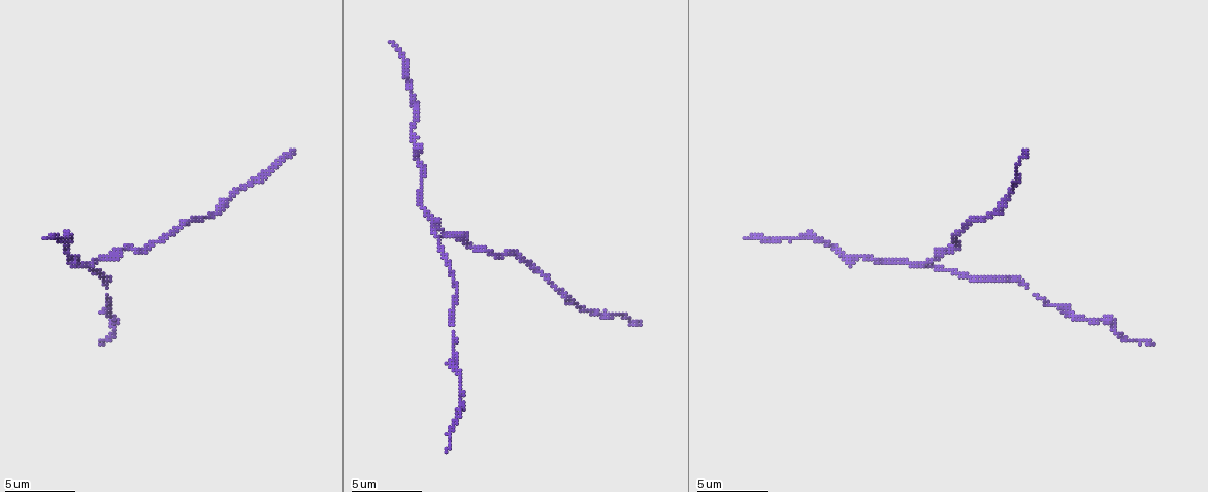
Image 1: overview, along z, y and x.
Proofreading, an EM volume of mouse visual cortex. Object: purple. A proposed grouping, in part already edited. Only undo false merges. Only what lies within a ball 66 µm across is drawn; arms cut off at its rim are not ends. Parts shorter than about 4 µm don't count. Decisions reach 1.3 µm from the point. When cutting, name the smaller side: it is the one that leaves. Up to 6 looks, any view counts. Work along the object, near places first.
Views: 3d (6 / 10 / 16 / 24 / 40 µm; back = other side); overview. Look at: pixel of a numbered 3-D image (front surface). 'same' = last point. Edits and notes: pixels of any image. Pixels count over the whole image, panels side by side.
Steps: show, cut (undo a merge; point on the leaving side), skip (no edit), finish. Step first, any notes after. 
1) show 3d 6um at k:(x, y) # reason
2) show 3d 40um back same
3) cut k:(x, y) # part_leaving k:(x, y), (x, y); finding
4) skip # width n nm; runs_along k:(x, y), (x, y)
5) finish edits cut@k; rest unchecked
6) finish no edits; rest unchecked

show 3d 6um at 1:(230, 199) # sudden change in width

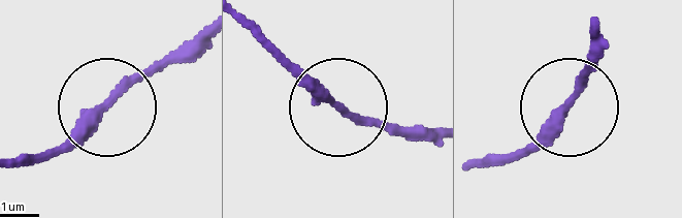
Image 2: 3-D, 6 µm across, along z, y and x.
skip # runs_along 2:(9, 167), (78, 137), (184, 42); continuous, no second neuron

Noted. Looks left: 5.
show 3d 10um at 1:(1071, 312) # thick turns thin

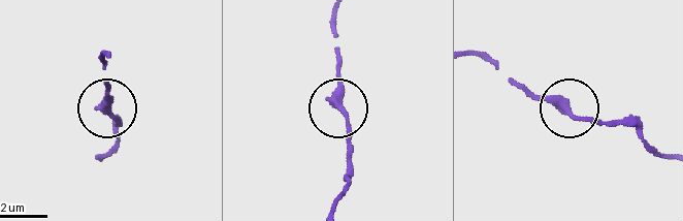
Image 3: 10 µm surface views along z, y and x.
show 3d 6um at 3:(339, 106) # zoom in

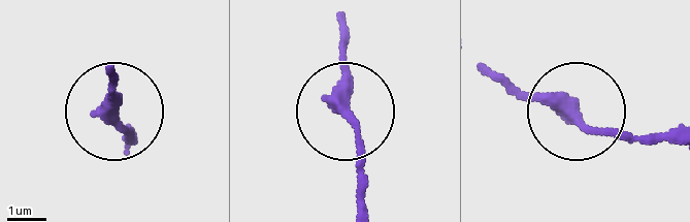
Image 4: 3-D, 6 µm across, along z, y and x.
skip # runs_along 4:(485, 70), (584, 119), (659, 135); all the same neuron

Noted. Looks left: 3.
show 3d 10um at 1:(445, 233) # arms part here

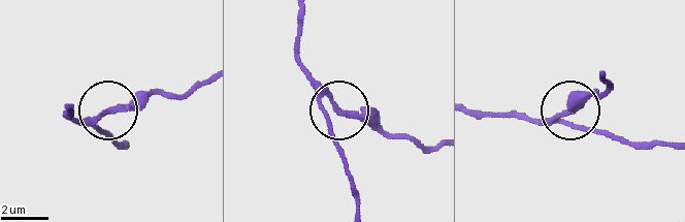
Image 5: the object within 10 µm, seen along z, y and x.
show 3d 10um back at 5:(340, 111)

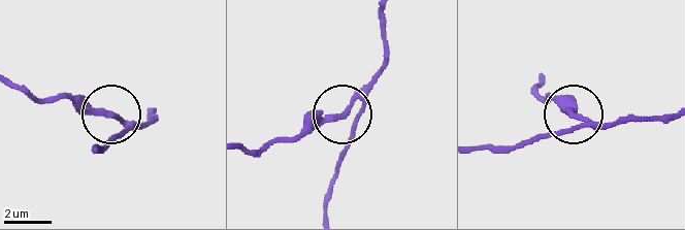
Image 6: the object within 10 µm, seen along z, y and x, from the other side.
skip # arms 3; all the same neuron

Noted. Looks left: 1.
finish no edits; rest unchecked

